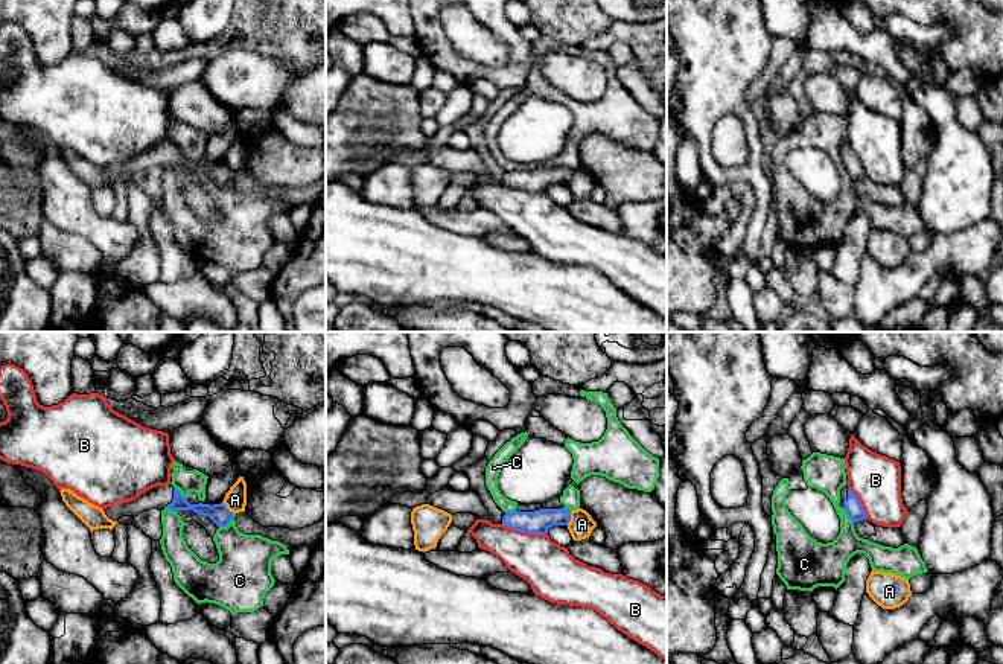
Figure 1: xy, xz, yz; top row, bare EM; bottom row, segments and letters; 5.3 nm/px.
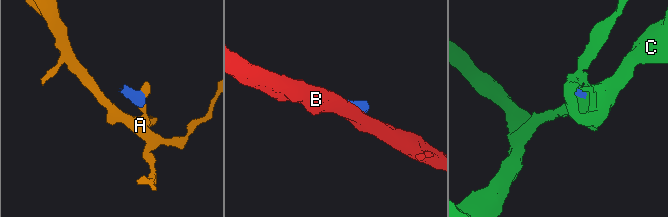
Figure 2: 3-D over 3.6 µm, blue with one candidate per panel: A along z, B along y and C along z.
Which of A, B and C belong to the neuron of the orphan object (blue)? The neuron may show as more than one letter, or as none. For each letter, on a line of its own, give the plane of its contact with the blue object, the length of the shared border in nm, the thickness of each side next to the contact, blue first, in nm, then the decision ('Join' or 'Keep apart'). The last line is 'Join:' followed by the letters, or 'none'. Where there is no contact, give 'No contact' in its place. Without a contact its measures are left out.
A: Touches blue in xz. Shared border 80 nm. Thickness 130 nm (blue) against 130 nm. Keep apart
B: Touches blue in xz. Shared border 240 nm. Thickness 130 nm (blue) against 260 nm. Keep apart
C: Touches blue in xy. Shared border 110 nm. Thickness 100 nm (blue) against 280 nm. Keep apart
Join: none

